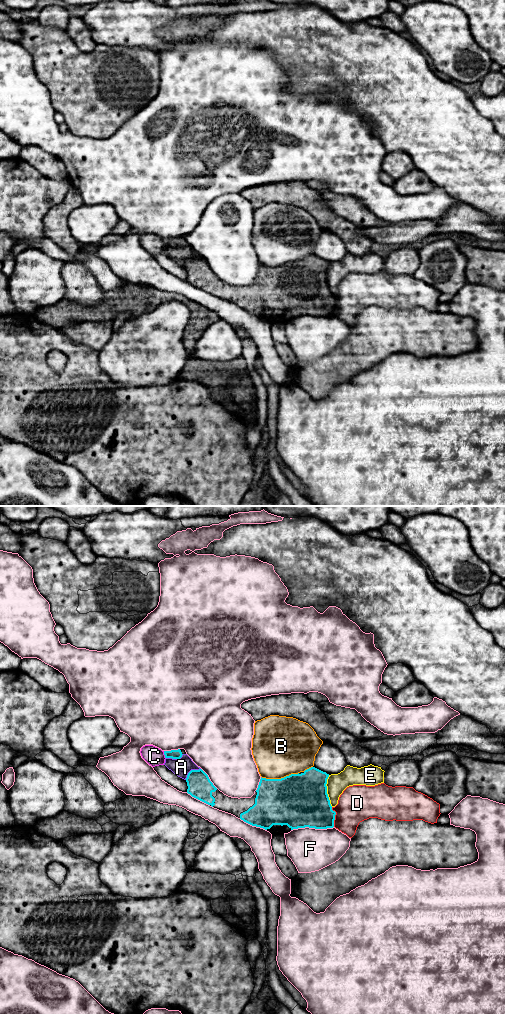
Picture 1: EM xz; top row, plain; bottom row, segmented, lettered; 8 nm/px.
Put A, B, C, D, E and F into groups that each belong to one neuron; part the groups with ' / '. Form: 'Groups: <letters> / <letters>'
Groups: A / B / C / D / E / F

